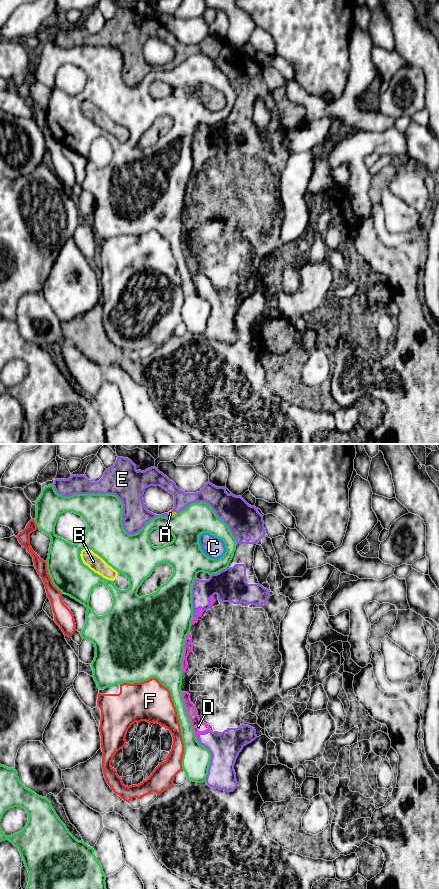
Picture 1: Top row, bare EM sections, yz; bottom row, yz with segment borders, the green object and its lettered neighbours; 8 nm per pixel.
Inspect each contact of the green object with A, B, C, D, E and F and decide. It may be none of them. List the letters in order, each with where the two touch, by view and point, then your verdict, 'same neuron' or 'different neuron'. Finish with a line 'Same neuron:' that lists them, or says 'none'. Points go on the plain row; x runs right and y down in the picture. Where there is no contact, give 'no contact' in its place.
A: contact yz (174, 67); different neuron
B: contact yz (90, 121); different neuron
C: contact yz (216, 88); different neuron
D: contact yz (188, 269); different neuron
E: contact yz (121, 53); different neuron
F: contact yz (174, 257); different neuron
Same neuron: none

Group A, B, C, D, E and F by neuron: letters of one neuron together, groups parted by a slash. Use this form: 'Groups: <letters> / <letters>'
Groups: A B C D E / F

